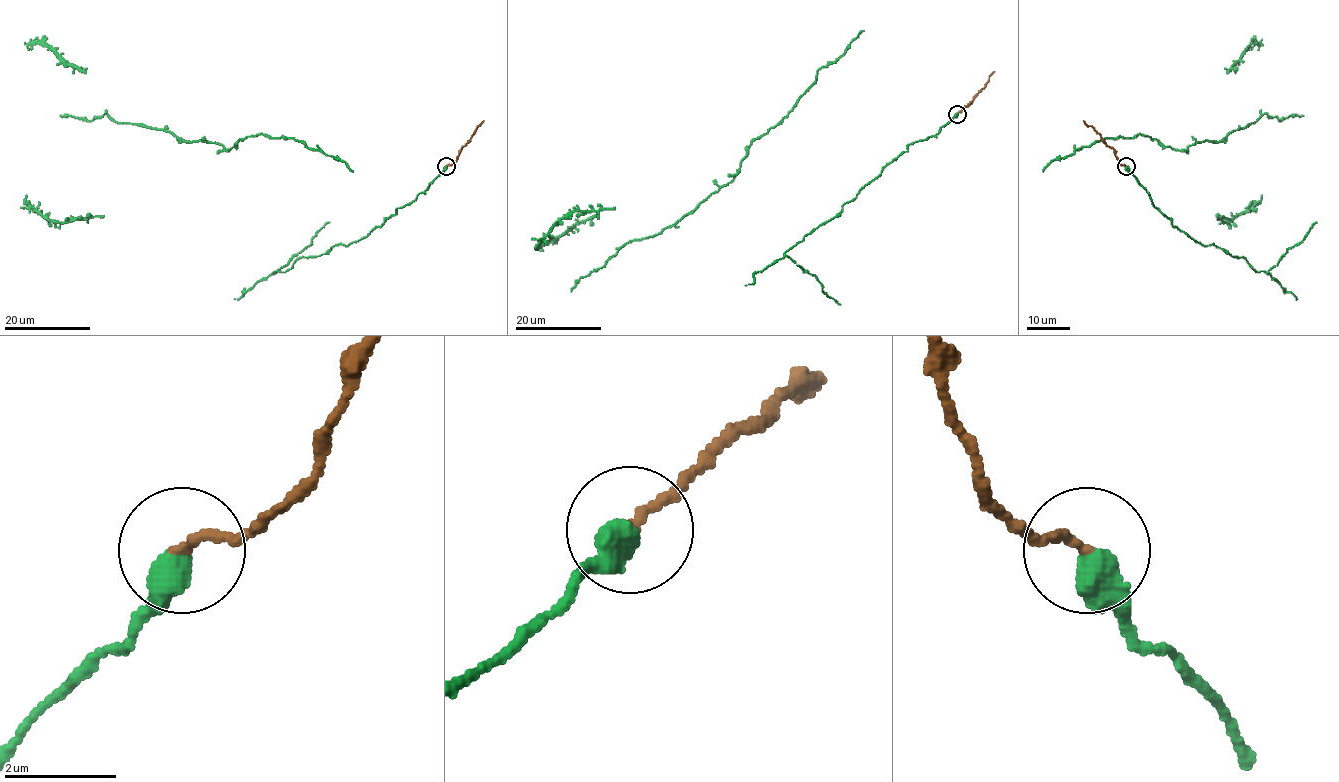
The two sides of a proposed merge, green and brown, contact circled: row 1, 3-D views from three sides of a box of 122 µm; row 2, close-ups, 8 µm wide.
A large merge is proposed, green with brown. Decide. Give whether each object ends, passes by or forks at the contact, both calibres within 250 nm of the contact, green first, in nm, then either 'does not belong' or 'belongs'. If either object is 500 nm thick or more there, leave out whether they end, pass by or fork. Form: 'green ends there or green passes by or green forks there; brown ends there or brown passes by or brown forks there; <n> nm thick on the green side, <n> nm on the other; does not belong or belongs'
500 nm thick on the green side, 180 nm on the other; does not belong

